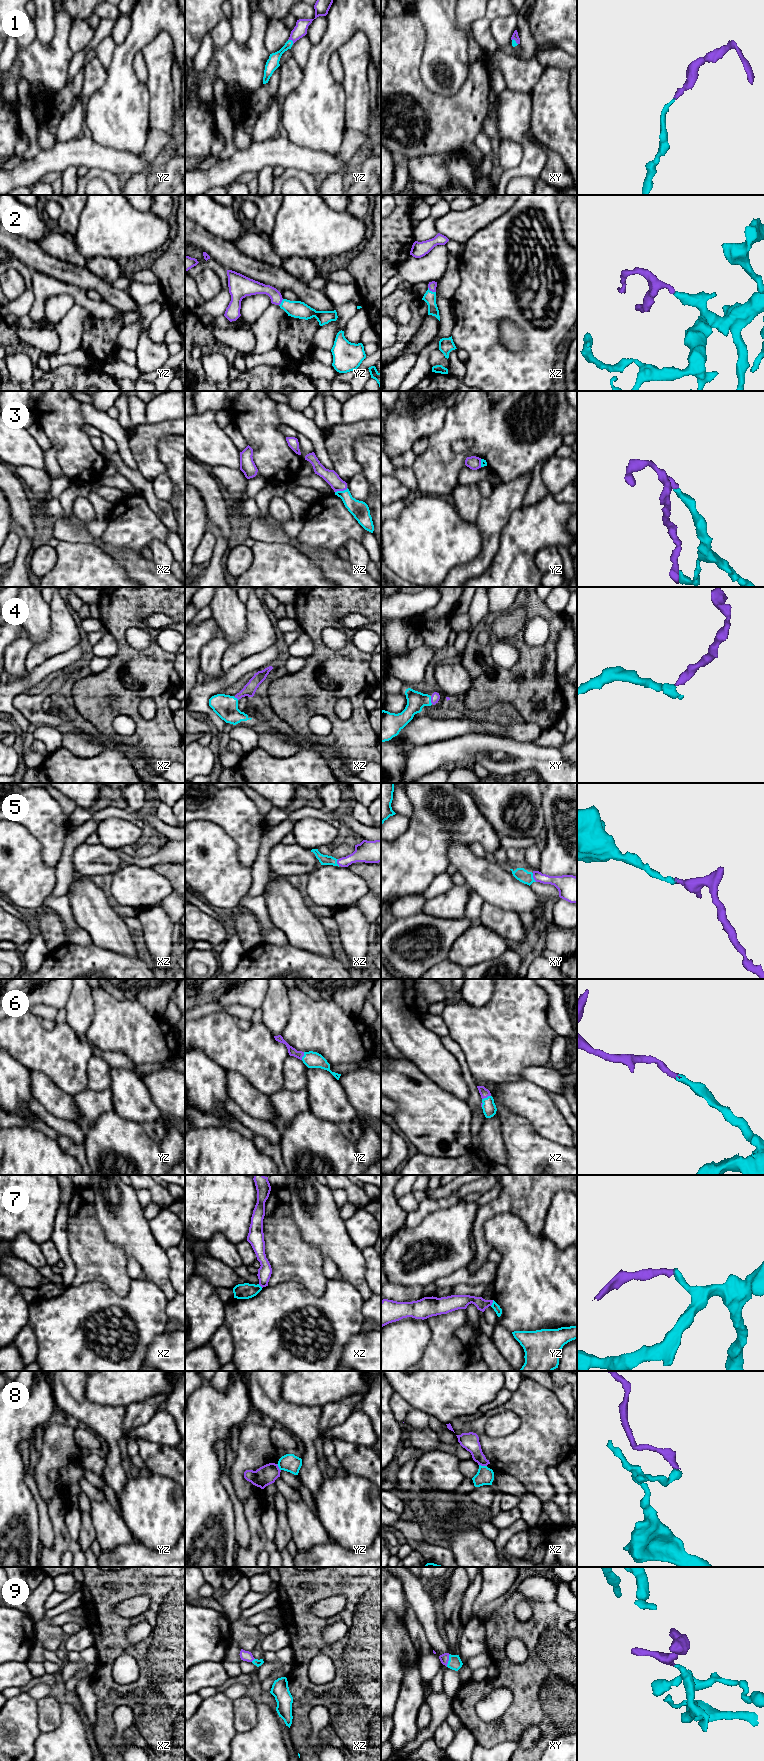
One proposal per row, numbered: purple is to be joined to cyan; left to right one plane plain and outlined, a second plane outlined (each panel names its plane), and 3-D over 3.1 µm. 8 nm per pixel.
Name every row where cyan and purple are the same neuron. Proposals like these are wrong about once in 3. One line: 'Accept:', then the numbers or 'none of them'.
Accept: 1, 2, 3, 4, 5, 6, 9

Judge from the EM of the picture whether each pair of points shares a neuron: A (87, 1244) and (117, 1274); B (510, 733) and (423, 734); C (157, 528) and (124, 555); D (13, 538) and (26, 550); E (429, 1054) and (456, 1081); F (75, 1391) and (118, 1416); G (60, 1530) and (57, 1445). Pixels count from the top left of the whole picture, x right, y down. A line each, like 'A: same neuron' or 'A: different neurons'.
A: same neuron
B: same neuron
C: different neurons
D: different neurons
E: same neuron
F: same neuron
G: same neuron

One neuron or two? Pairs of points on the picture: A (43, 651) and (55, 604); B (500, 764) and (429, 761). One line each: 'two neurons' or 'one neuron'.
A: one neuron
B: one neuron

